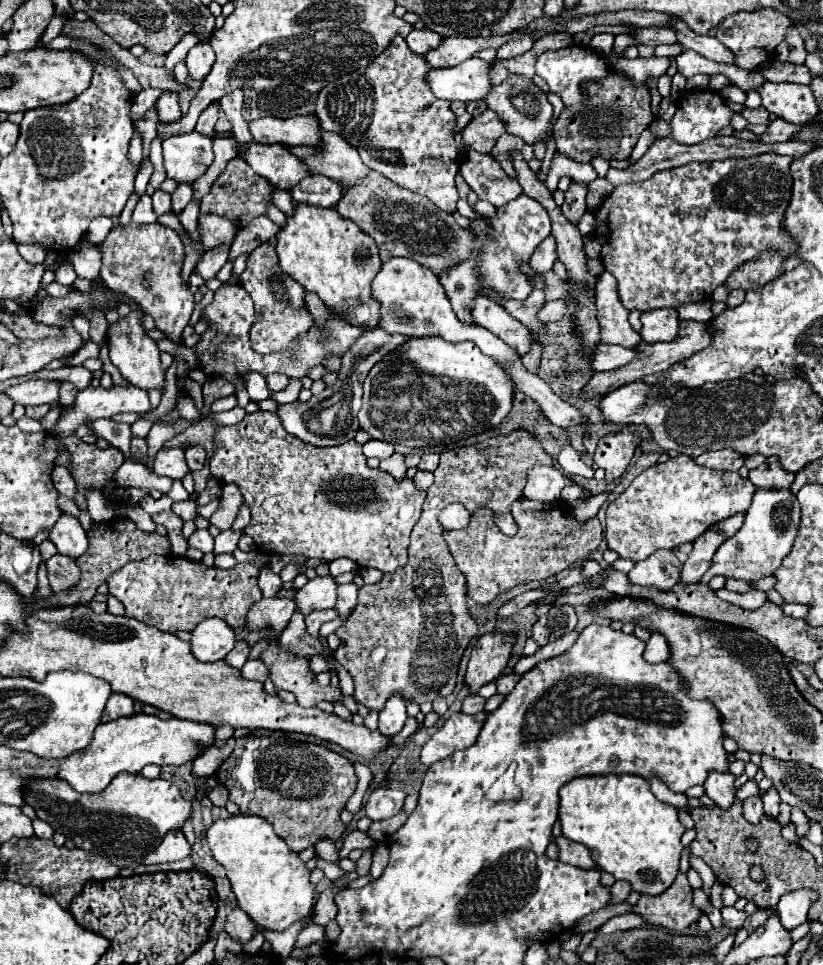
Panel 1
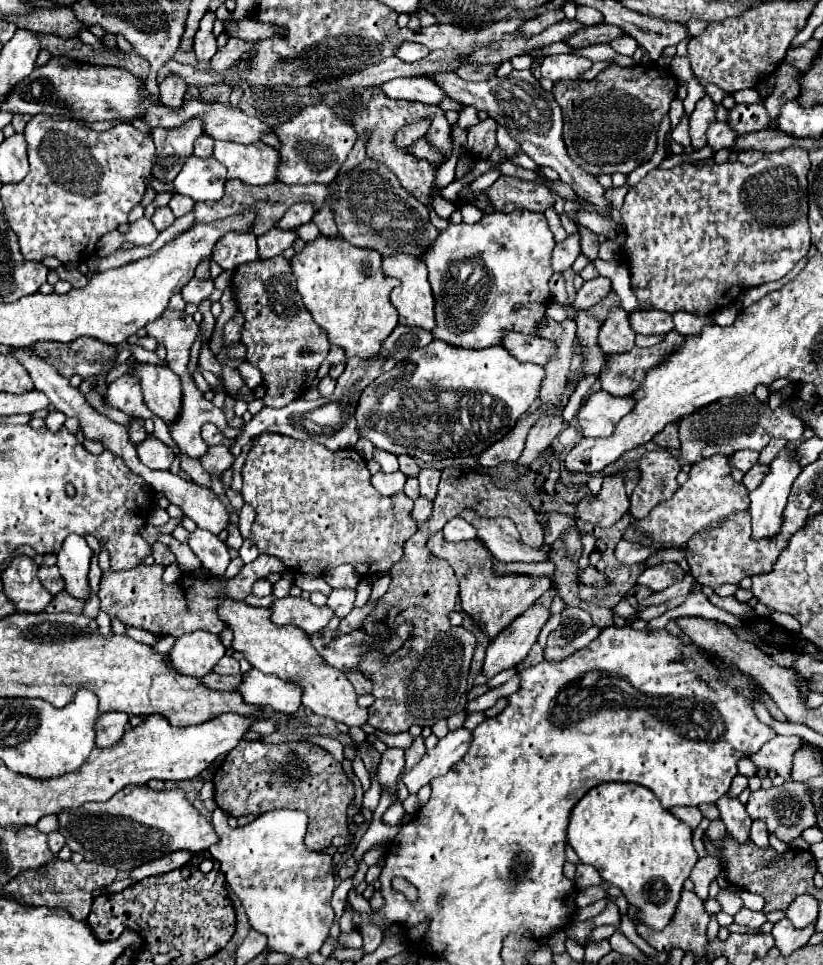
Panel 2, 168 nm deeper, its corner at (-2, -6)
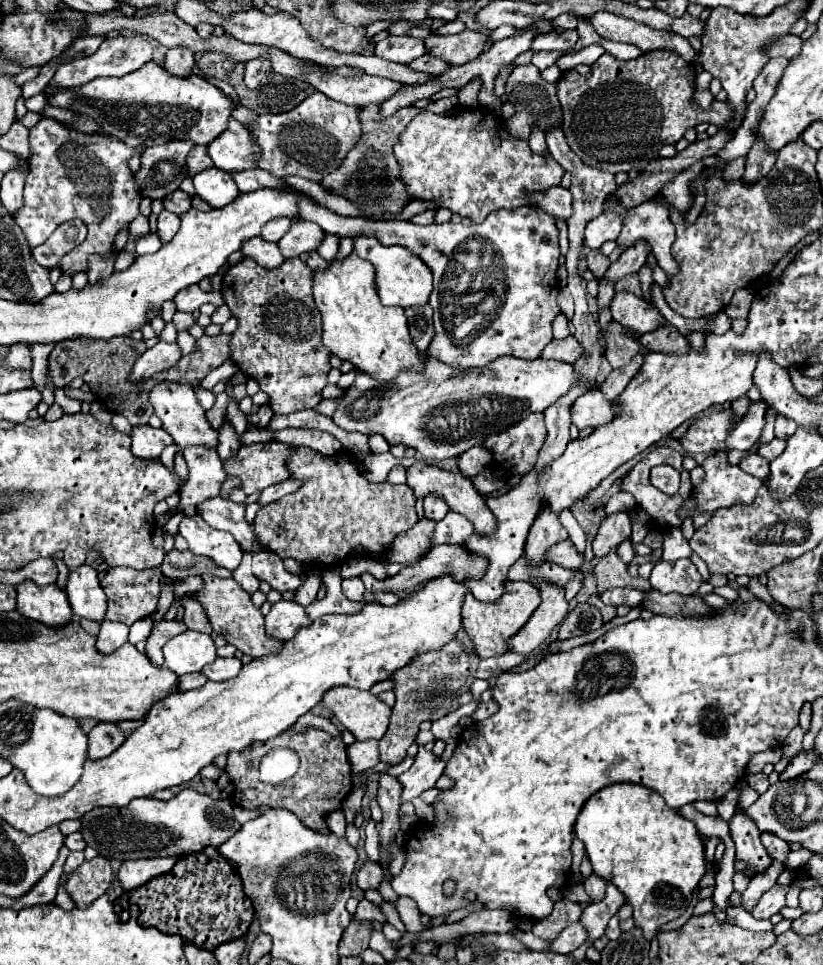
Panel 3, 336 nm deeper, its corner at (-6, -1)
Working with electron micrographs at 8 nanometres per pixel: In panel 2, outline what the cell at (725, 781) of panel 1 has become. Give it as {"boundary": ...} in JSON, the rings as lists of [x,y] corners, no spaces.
{"boundary":[[[723,796],[721,800],[717,800],[717,808],[721,812],[721,820],[723,820],[725,828],[727,828],[727,834],[733,840],[737,840],[739,844],[747,844],[753,820],[749,818],[745,806],[737,798]]]}

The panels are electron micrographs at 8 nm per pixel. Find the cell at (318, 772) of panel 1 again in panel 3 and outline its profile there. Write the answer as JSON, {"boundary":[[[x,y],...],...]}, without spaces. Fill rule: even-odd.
{"boundary":[[[307,729],[305,733],[293,733],[285,731],[277,735],[275,739],[269,739],[269,743],[253,743],[249,751],[233,751],[227,755],[227,767],[225,773],[229,775],[229,781],[233,785],[231,801],[243,809],[255,809],[257,805],[267,807],[287,807],[291,809],[307,827],[311,827],[317,833],[331,833],[327,825],[327,817],[341,809],[343,799],[351,793],[353,781],[351,781],[351,765],[347,759],[347,747],[343,739],[331,737],[325,731],[319,729]],[[275,747],[289,747],[293,749],[299,759],[301,767],[293,779],[281,785],[265,785],[257,779],[257,769],[263,753]]]}

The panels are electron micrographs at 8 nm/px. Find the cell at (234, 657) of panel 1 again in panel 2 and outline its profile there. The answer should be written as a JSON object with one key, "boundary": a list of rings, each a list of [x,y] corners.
{"boundary":[[[223,656],[223,658],[215,664],[213,672],[223,674],[223,676],[227,676],[227,674],[239,674],[239,662],[237,662],[233,656]]]}

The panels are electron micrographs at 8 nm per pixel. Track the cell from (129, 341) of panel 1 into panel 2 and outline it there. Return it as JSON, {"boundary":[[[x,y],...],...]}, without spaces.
{"boundary":[[[133,364],[135,374],[141,378],[143,398],[147,408],[159,416],[165,424],[173,424],[181,414],[181,380],[179,376],[163,366],[155,364]]]}

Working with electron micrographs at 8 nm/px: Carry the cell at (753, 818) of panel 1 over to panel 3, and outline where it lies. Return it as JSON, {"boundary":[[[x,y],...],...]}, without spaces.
{"boundary":[[[761,833],[761,843],[765,845],[765,849],[769,851],[769,855],[781,863],[785,863],[787,851],[789,851],[789,843],[785,843],[783,839],[777,839],[777,835],[769,835],[769,833]]]}

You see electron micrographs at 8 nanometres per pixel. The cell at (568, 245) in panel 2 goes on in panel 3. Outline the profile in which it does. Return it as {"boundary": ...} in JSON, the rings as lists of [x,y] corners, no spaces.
{"boundary":[[[599,215],[587,223],[583,245],[589,249],[599,249],[605,241],[617,239],[621,231],[621,219],[617,215]]]}

